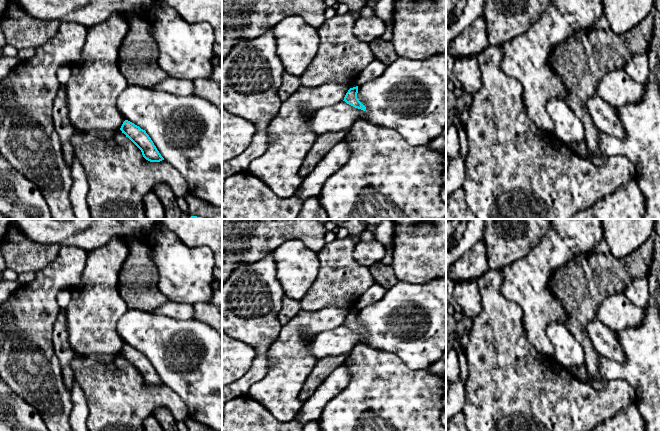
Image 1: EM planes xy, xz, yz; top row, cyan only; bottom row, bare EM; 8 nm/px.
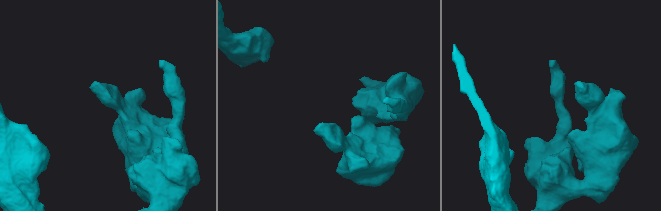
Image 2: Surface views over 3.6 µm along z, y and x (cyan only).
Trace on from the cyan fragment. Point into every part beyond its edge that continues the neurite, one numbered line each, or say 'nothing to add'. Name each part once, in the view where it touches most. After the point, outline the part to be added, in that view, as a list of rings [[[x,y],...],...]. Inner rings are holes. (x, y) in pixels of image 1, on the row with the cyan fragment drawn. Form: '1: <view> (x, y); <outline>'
nothing to add

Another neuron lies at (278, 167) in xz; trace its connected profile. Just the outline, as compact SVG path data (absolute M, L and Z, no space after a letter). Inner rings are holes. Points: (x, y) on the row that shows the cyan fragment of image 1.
M356 82L326 83L320 87L301 85L294 94L282 101L277 115L266 129L270 140L267 149L251 162L247 172L264 182L279 197L294 195L304 179L299 175L300 168L317 139L317 135L309 129L309 120L317 110L343 101L348 90L356 86Z

